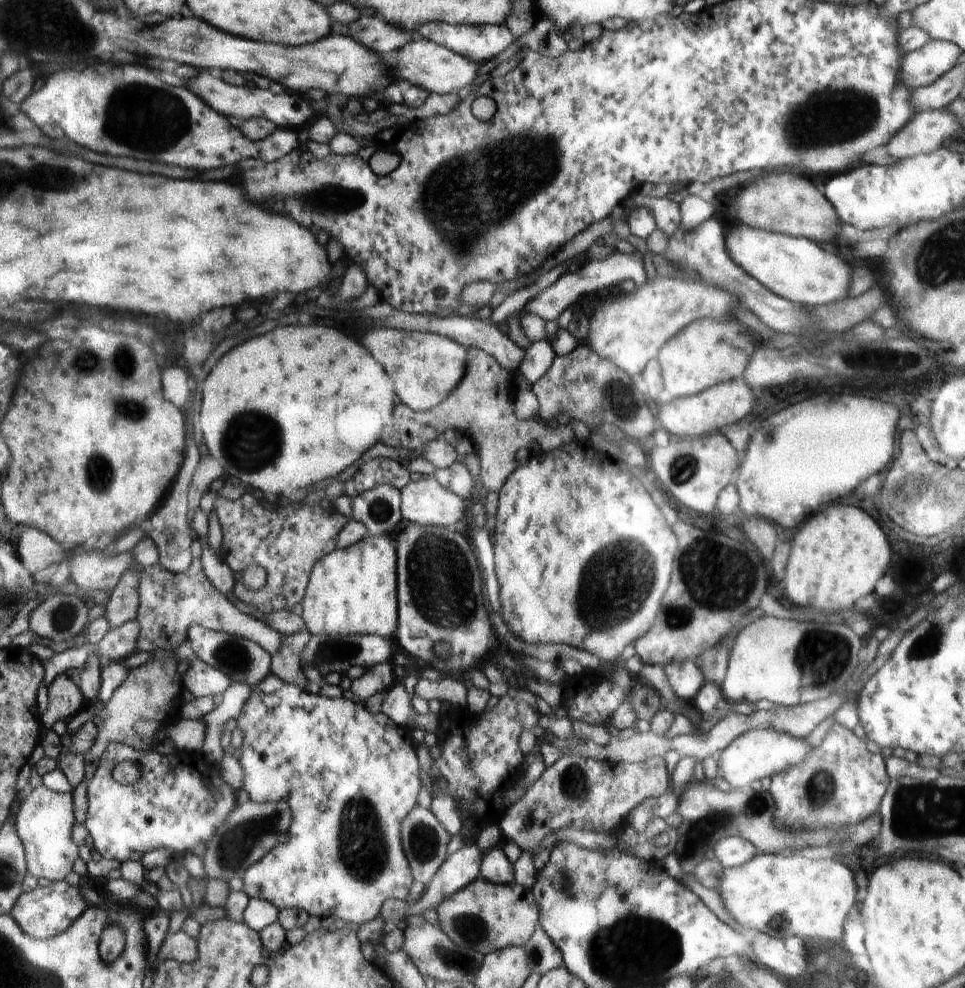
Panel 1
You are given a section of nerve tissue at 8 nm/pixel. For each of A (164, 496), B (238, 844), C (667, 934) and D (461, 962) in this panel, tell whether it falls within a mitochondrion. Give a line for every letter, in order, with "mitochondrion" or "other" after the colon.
A: other
B: mitochondrion
C: mitochondrion
D: mitochondrion

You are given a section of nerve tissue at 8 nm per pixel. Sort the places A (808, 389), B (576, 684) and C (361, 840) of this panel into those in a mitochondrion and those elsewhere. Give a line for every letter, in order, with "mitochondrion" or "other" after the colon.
A: other
B: other
C: mitochondrion

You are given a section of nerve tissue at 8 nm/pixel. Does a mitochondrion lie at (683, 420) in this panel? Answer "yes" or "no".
no

